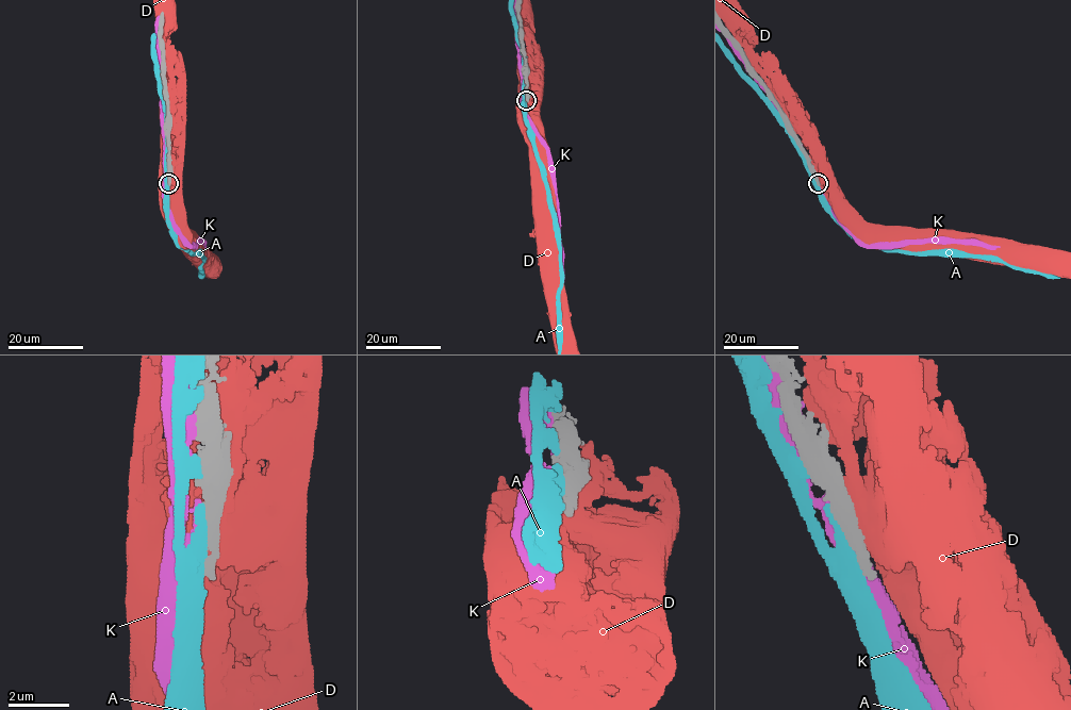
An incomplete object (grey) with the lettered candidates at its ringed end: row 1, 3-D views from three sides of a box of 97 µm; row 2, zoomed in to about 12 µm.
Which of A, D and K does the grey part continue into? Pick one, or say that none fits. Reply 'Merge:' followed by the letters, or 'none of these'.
Merge: none of these

